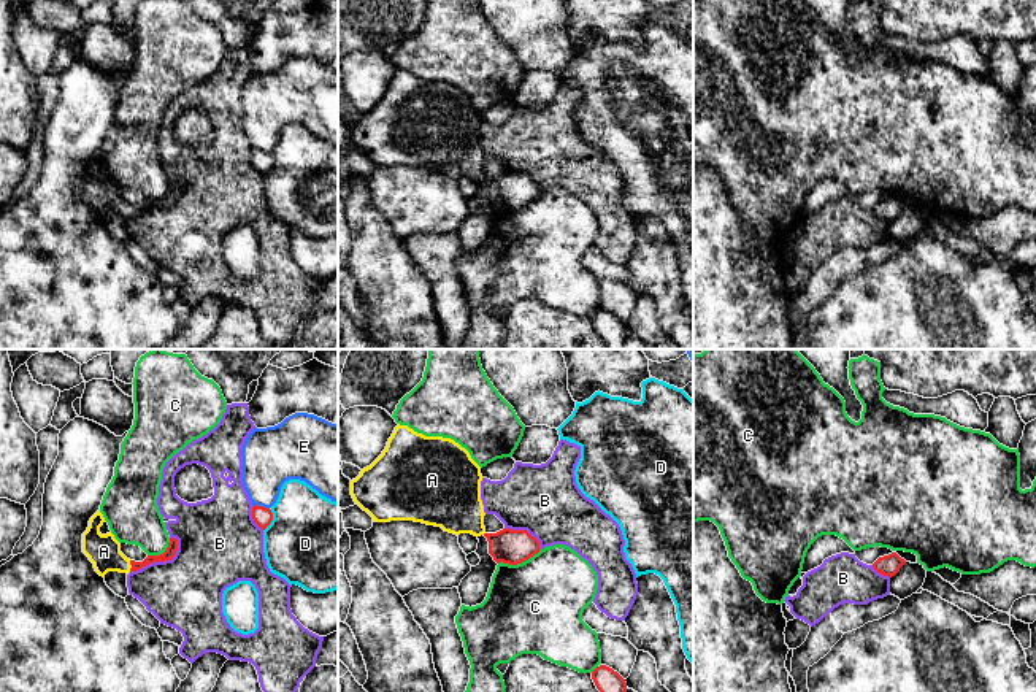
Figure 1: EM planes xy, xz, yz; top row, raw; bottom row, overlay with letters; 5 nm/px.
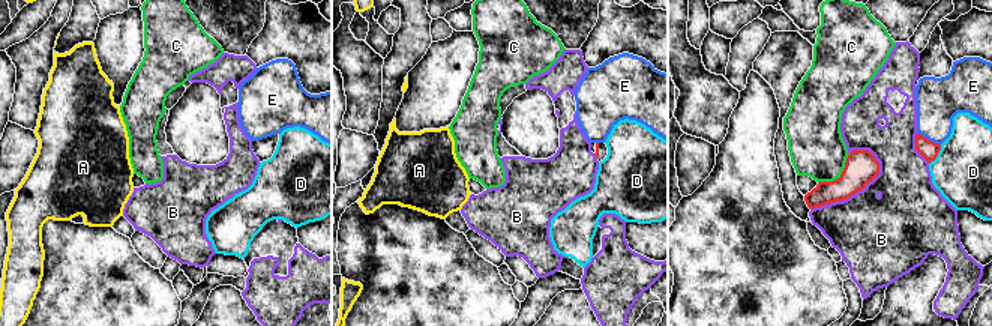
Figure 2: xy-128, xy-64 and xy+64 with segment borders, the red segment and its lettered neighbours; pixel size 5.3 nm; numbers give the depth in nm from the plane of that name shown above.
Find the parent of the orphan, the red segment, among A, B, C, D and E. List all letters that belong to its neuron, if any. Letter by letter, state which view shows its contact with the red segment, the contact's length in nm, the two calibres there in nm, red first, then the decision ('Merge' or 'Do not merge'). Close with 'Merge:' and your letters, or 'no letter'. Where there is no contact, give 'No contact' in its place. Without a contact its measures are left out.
A: Touches red in xy. Shared border 60 nm. Thickness 60 nm (red) against 170 nm. Merge
B: Touches red in xy. Shared border 300 nm. Thickness 60 nm (red) against 360 nm. Do not merge
C: Touches red in xz. Shared border 220 nm. Thickness 180 nm (red) against 480 nm. Do not merge
D: Touches red in xy. Shared border 120 nm. Thickness 100 nm (red) against 460 nm. Do not merge
E: Touches red in xy. Shared border 90 nm. Thickness 100 nm (red) against 280 nm. Do not merge
Merge: A

